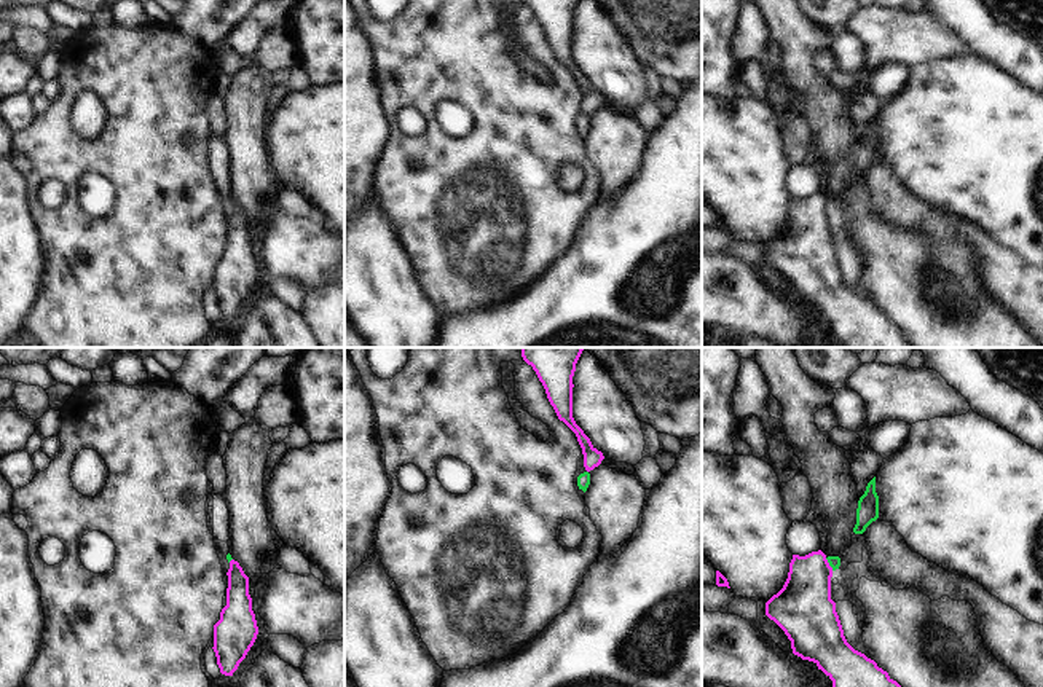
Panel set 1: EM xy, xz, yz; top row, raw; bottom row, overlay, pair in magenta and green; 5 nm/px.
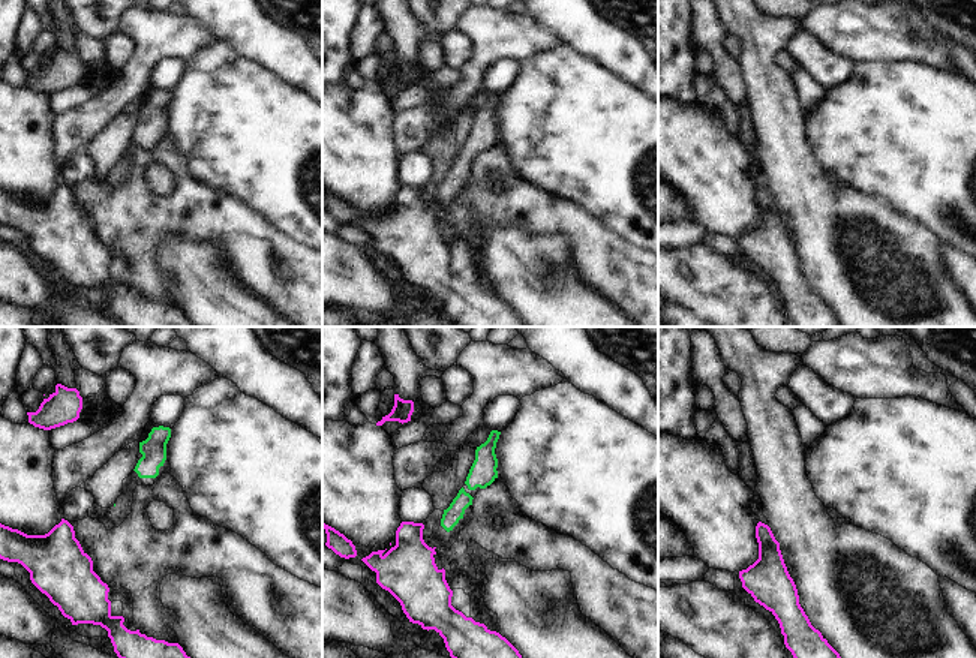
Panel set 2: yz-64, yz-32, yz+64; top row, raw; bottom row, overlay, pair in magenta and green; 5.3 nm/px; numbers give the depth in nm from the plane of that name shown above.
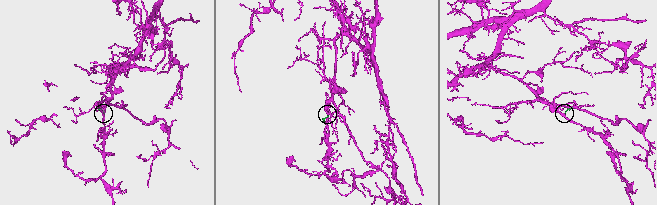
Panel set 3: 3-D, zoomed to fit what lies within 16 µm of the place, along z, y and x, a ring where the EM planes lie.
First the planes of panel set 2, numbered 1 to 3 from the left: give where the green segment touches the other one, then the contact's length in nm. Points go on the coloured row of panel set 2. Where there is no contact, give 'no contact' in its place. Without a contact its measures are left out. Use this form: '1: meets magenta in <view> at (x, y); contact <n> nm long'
1: no contact
2: no contact
3: no contact

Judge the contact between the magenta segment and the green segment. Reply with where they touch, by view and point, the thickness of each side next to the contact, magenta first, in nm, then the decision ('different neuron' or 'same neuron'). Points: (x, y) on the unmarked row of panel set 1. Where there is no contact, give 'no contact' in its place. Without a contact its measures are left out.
yz (828, 208) | 280/60 nm | different neuron

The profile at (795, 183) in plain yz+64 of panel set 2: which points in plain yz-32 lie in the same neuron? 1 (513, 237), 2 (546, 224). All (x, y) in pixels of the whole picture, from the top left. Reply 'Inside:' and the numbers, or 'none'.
Inside: 1

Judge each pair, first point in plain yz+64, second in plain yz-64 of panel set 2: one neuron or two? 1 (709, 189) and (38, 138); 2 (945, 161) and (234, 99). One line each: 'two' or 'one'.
1: one
2: one

